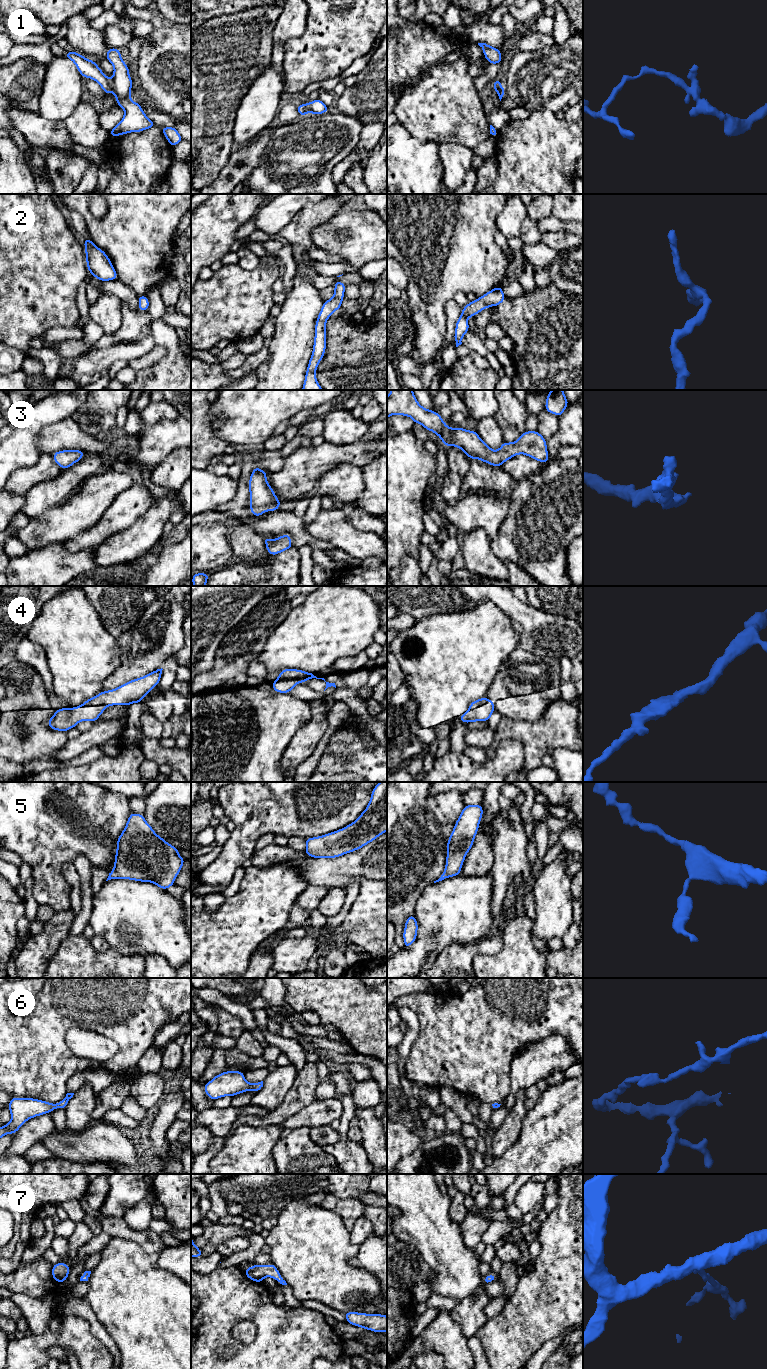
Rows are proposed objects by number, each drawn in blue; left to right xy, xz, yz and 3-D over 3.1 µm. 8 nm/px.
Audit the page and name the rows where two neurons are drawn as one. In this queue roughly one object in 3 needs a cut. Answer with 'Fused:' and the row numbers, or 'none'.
Fused: 1

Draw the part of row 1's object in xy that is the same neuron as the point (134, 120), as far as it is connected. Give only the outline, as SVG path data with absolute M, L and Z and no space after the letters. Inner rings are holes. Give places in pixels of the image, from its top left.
M109 48L105 57L114 67L111 86L116 104L124 109L124 117L109 131L110 136L117 137L155 127L155 123L145 115L141 105L131 100L133 82L129 75L129 67L121 58L120 49Z

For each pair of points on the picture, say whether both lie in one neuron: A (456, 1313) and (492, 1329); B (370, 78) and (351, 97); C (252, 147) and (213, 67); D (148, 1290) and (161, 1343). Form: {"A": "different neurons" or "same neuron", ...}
{"A": "different neurons", "B": "same neuron", "C": "different neurons", "D": "same neuron"}

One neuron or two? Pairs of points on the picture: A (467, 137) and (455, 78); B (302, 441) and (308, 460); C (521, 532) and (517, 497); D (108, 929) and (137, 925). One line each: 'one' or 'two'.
A: one
B: two
C: one
D: one

